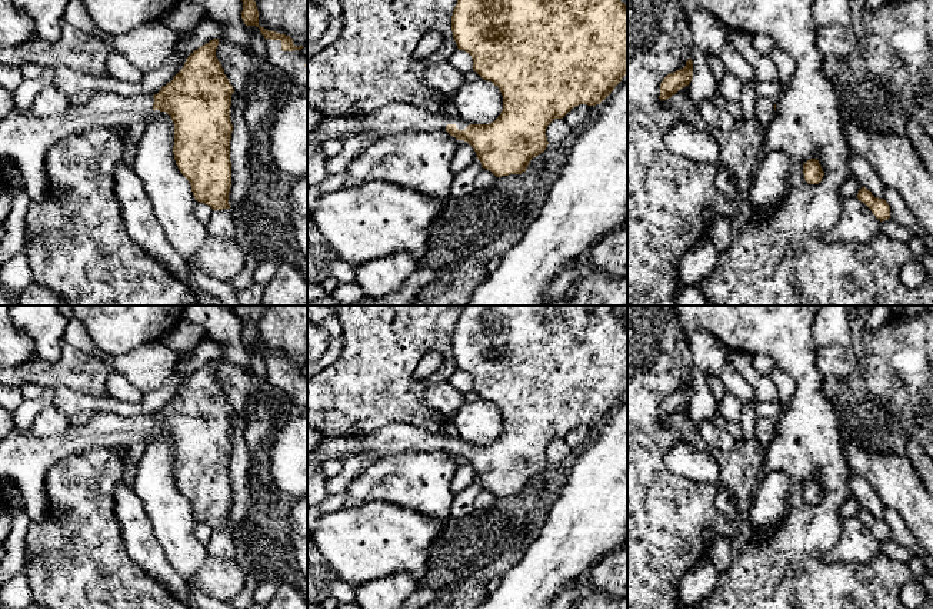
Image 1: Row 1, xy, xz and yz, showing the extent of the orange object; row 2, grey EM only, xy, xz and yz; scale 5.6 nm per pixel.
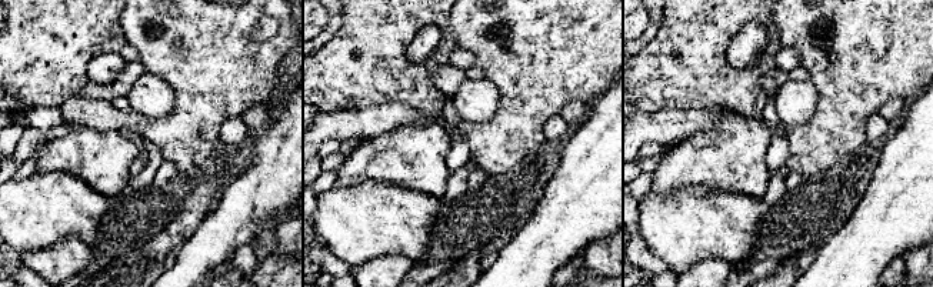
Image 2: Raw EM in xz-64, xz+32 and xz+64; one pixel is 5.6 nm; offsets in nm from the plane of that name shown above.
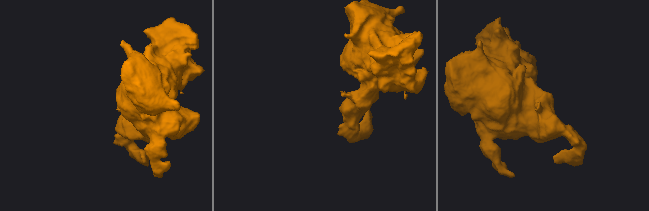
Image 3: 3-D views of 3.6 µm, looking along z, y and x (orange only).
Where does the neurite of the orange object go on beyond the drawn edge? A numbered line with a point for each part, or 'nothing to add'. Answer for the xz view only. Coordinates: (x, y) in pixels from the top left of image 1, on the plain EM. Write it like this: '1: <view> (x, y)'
1: xz (397, 438)

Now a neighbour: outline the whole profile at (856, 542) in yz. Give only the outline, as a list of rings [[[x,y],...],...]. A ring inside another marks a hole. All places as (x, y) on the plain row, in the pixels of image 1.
[[[857,516],[849,518],[844,520],[843,530],[837,543],[830,550],[829,558],[843,562],[866,562],[882,553],[880,543]]]

